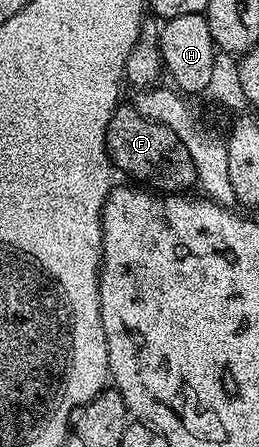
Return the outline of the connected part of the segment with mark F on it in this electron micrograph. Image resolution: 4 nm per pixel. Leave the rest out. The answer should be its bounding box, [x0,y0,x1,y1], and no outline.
[107,104,197,193]

